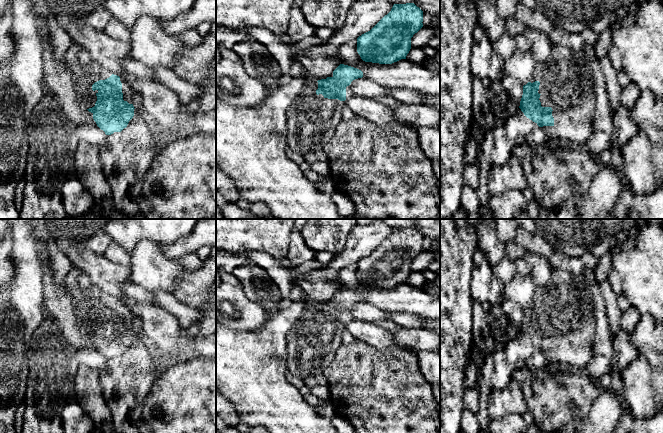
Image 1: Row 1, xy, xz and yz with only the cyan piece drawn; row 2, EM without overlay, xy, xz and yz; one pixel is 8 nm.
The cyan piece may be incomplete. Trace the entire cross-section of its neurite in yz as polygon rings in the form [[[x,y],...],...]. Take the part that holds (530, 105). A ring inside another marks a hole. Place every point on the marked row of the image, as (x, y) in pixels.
[[[552,44],[551,57],[536,67],[536,81],[523,86],[523,95],[519,108],[524,115],[539,127],[553,126],[556,138],[569,138],[576,146],[587,144],[593,132],[595,121],[596,97],[594,93],[593,72],[590,61],[583,50],[575,51],[562,44]],[[576,60],[578,67],[574,71],[566,70],[566,61]]]

